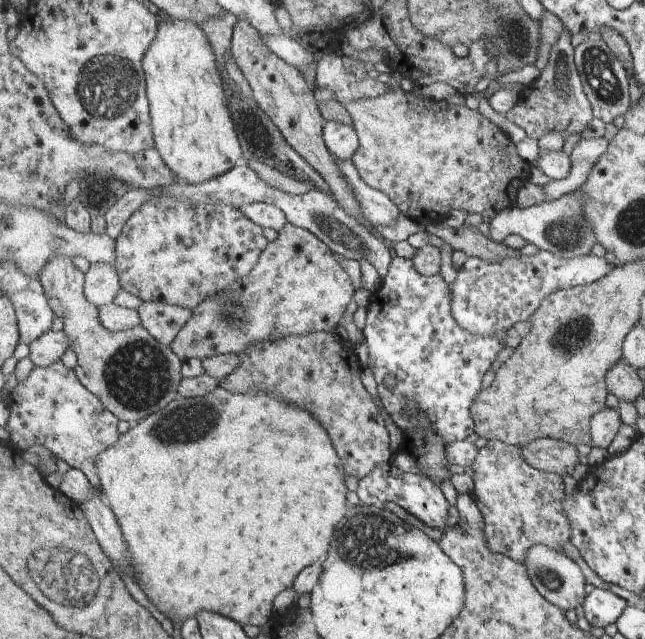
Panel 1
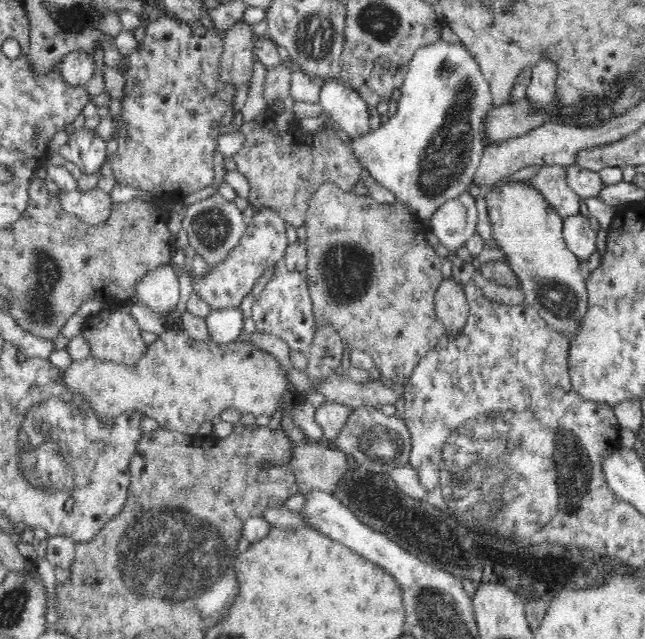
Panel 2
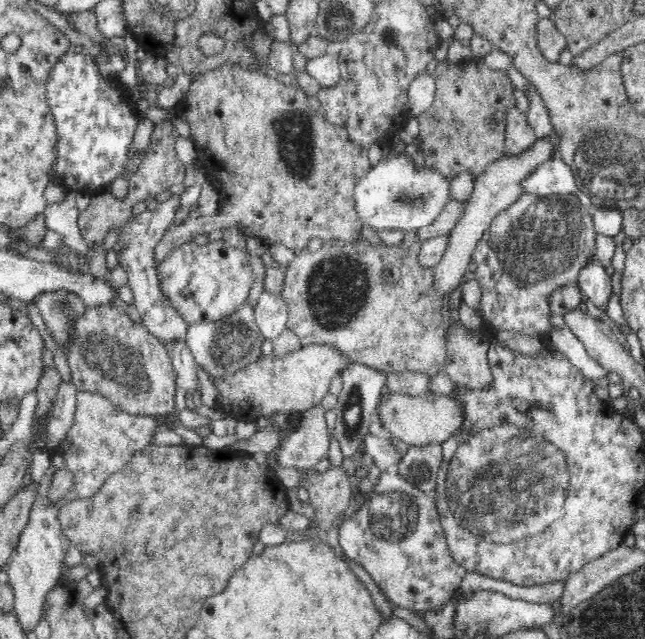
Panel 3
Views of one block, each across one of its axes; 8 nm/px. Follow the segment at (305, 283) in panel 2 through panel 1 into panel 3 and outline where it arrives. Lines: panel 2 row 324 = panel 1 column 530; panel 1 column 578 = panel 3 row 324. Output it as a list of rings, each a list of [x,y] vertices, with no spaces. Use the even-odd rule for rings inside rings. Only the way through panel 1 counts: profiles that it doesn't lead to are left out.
[[[264,289],[254,306],[253,314],[255,323],[266,340],[272,340],[287,328],[288,305],[280,291]]]

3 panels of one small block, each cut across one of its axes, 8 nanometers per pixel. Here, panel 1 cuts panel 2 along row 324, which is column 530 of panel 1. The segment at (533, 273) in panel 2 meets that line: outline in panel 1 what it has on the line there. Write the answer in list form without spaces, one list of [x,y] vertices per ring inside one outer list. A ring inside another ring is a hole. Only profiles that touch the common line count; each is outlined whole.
[[[534,545],[527,552],[527,560],[523,561],[528,568],[531,580],[534,581],[535,588],[539,589],[547,600],[556,604],[563,611],[575,610],[581,613],[587,598],[585,592],[585,576],[581,568],[570,557],[565,556],[558,550],[547,545]]]

